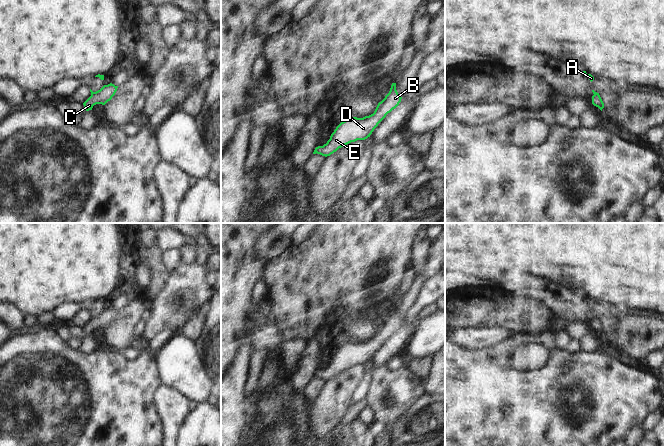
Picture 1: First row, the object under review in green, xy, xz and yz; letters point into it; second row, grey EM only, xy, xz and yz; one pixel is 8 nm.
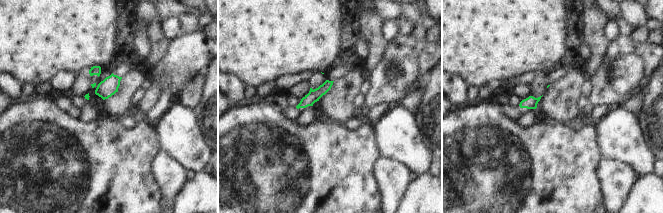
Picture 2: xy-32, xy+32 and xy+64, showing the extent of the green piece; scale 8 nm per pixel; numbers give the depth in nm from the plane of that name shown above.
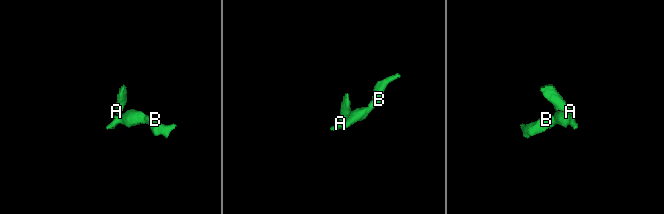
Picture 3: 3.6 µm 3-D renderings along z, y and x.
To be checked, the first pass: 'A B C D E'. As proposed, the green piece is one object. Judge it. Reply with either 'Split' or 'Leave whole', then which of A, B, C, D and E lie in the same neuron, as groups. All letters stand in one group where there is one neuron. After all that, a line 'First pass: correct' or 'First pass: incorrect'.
Split. Groups: A / B C D E
First pass: incorrect

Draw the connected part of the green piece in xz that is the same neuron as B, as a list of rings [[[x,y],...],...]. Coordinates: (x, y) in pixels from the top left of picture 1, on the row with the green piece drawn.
[[[392,83],[389,93],[378,103],[373,114],[363,118],[351,116],[341,122],[327,143],[316,147],[314,151],[327,157],[351,142],[367,139],[386,115],[399,105],[401,99],[396,90],[396,83]]]

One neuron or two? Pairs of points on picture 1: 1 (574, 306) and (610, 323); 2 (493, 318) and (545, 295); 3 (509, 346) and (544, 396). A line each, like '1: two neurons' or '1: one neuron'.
1: two neurons
2: two neurons
3: one neuron

